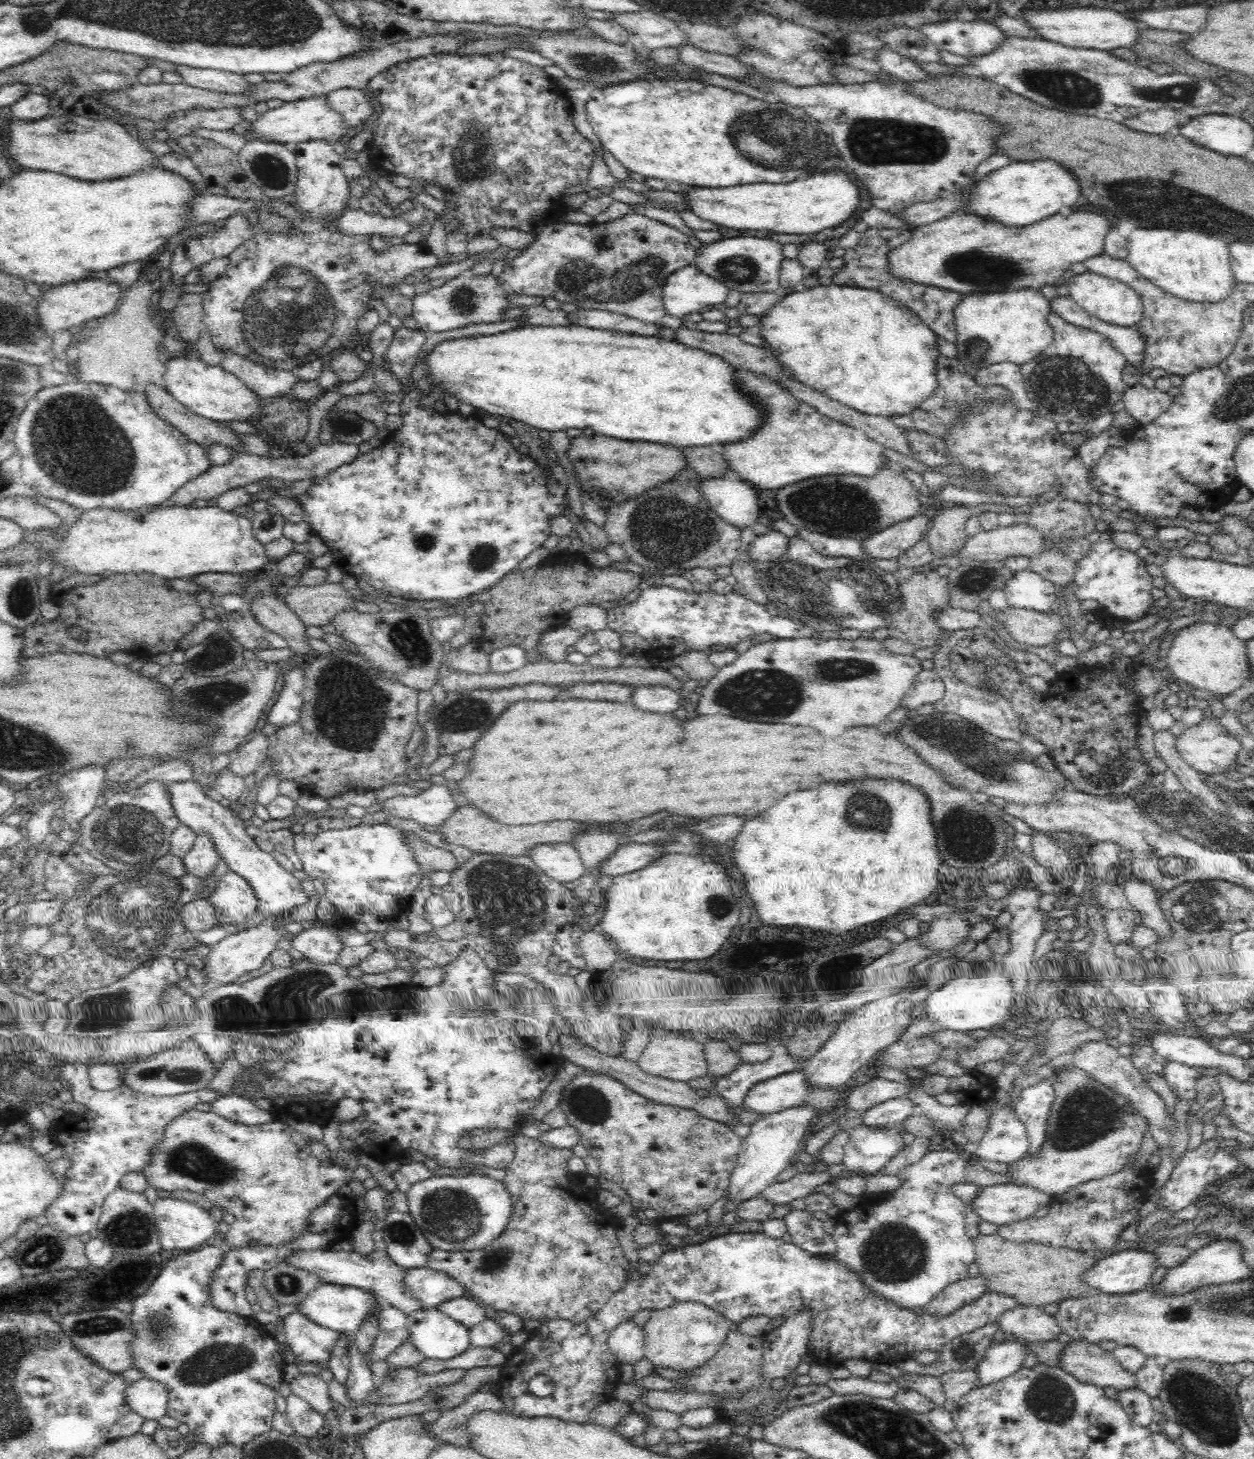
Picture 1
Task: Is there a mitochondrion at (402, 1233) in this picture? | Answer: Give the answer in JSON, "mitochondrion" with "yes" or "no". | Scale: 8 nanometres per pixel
{"mitochondrion":"yes"}

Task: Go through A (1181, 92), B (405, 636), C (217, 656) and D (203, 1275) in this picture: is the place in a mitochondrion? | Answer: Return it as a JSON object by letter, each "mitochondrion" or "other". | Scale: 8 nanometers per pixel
{"A":"mitochondrion","B":"mitochondrion","C":"mitochondrion","D":"other"}

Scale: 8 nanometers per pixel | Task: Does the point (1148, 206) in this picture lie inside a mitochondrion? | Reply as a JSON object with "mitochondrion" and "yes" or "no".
{"mitochondrion":"yes"}

